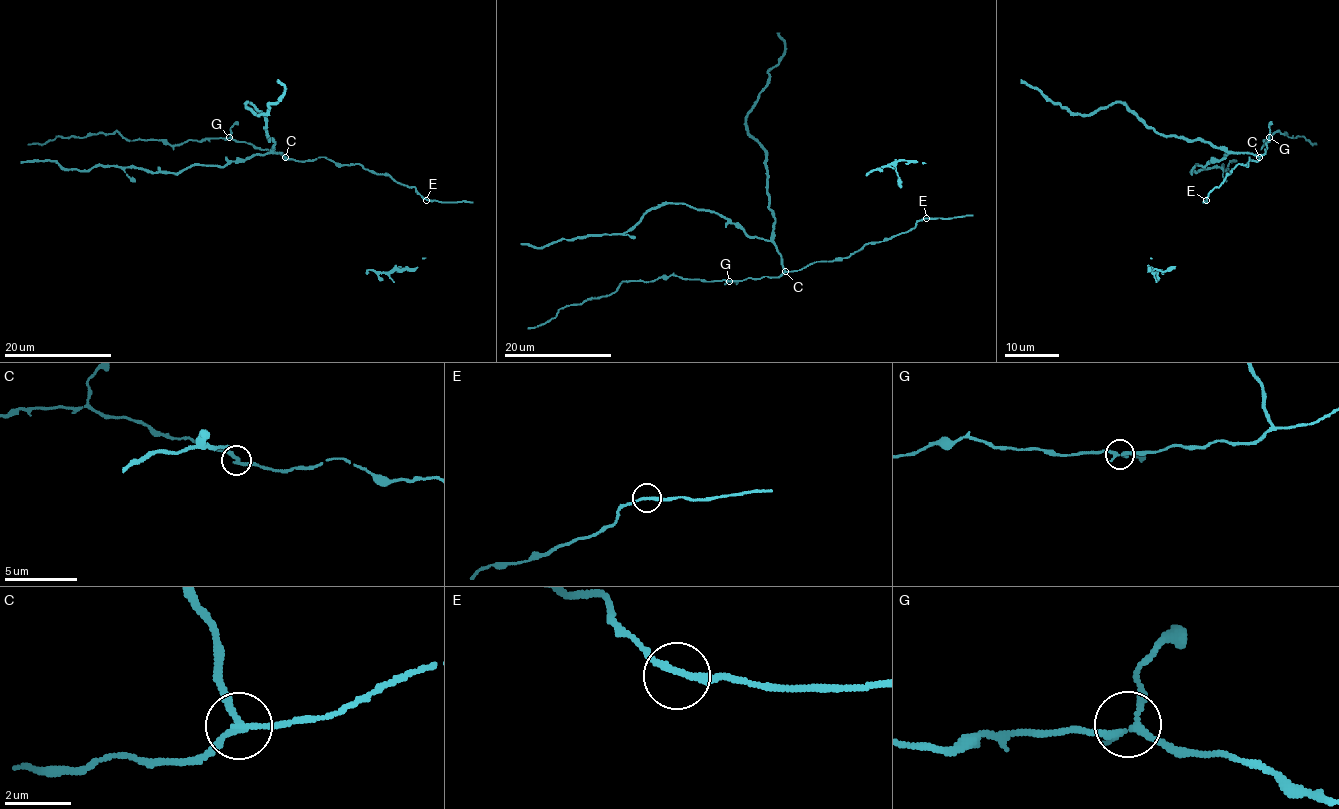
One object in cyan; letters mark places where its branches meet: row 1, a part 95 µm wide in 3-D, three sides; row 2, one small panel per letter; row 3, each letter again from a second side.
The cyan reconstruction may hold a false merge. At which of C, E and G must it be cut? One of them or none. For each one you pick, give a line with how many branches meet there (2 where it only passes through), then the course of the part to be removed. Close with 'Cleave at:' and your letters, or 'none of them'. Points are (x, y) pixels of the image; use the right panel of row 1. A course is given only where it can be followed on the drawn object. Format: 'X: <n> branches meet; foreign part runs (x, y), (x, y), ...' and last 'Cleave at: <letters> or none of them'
C: 3 branches meet; foreign part runs (1260, 157), (1229, 153), (1204, 166), (1196, 165), (1191, 173), (1222, 165), (1225, 170), (1235, 160), (1231, 162)
Cleave at: C

